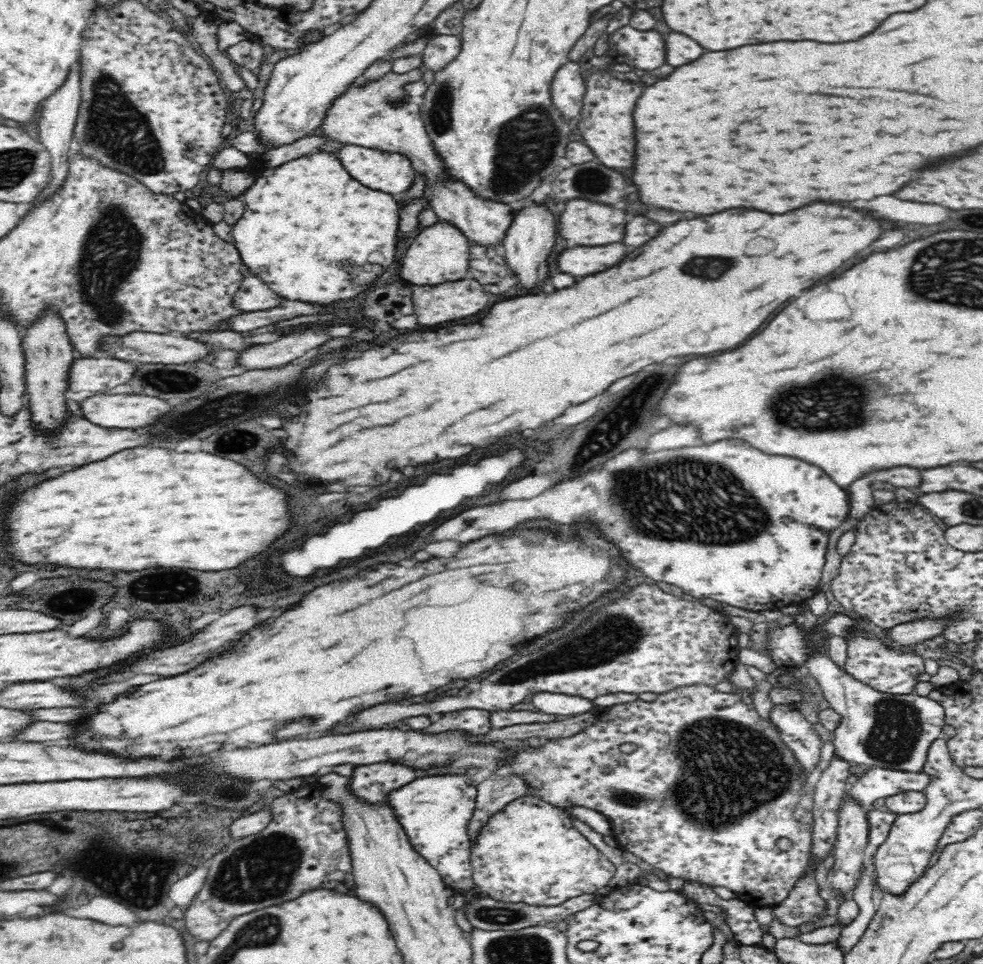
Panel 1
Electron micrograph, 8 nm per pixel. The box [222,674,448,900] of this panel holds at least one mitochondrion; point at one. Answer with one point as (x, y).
(310, 720)

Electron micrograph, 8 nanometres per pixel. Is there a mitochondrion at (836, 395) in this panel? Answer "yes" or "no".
yes

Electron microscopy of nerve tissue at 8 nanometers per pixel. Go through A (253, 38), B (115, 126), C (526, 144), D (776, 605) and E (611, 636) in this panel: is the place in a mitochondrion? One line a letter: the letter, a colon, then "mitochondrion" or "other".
A: other
B: mitochondrion
C: mitochondrion
D: other
E: mitochondrion

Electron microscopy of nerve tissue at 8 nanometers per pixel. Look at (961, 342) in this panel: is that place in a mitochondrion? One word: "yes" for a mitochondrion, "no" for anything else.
no

